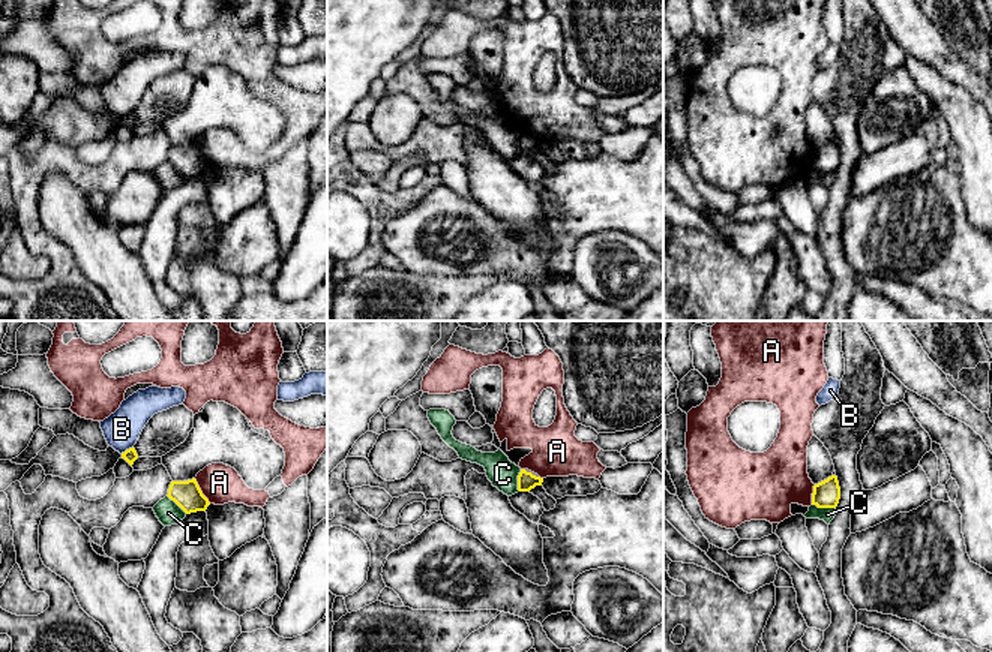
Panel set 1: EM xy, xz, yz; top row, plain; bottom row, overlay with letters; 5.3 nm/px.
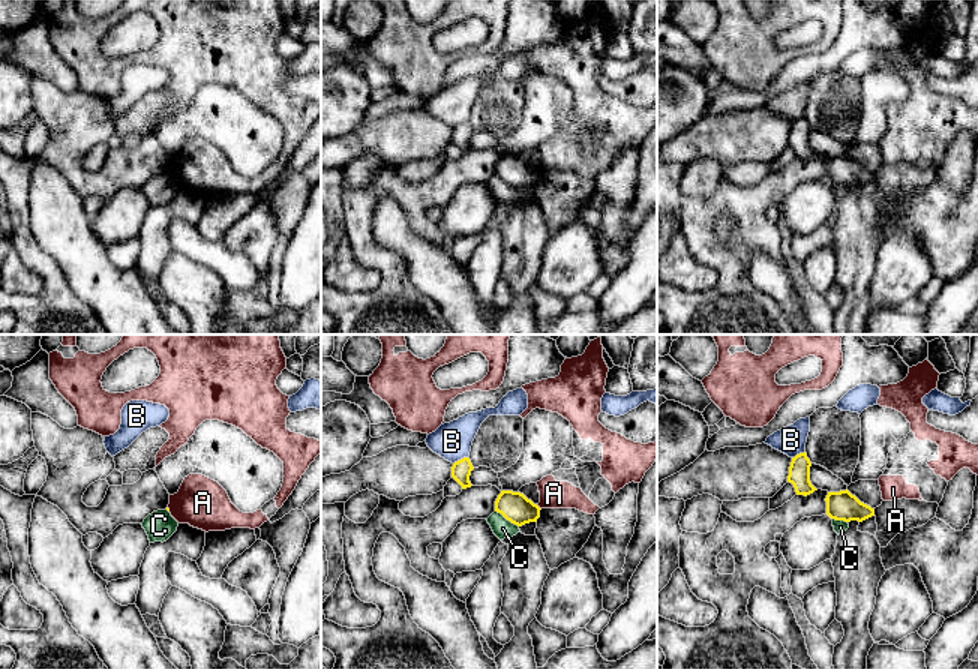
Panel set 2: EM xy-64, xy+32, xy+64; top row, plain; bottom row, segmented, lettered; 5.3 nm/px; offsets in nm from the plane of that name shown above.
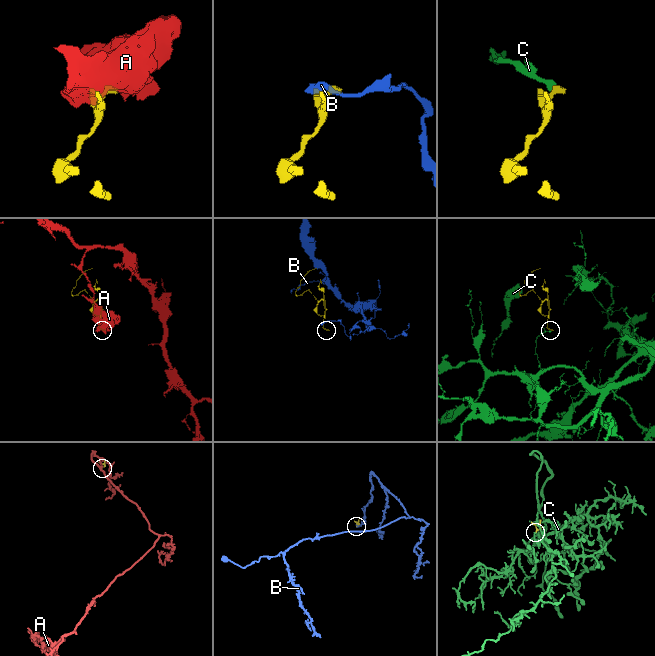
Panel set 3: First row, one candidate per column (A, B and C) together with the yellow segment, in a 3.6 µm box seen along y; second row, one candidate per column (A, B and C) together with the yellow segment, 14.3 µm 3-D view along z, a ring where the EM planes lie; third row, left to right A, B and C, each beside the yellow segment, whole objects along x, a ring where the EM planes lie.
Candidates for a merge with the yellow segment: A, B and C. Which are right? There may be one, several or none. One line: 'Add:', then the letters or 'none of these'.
Add: none of these

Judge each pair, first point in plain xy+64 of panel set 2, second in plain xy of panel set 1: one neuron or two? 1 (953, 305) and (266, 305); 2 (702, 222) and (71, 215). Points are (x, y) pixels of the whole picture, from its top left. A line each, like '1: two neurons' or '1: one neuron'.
1: two neurons
2: two neurons

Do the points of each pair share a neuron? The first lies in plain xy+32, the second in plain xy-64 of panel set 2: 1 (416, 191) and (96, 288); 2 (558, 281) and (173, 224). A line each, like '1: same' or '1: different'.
1: different
2: different

